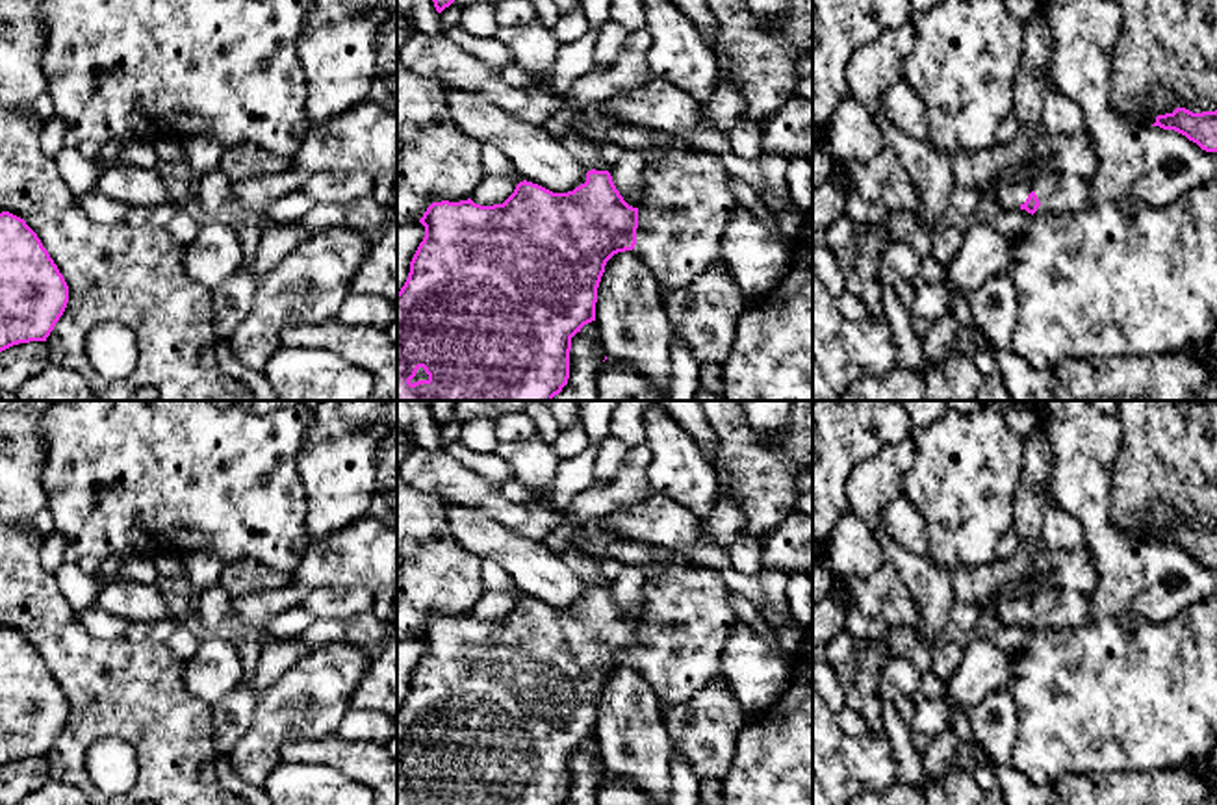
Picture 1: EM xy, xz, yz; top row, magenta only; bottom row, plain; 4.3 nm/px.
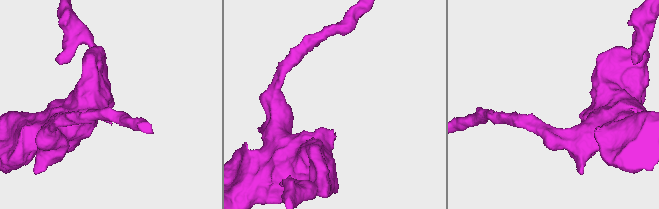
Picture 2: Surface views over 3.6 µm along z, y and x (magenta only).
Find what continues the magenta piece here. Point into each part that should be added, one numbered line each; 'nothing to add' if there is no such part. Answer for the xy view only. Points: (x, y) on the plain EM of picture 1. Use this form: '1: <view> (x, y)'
nothing to add

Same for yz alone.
1: yz (1056, 607)

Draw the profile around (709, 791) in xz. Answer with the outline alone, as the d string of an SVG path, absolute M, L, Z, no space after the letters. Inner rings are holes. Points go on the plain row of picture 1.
M701 781L699 783L699 803L722 805L722 781Z

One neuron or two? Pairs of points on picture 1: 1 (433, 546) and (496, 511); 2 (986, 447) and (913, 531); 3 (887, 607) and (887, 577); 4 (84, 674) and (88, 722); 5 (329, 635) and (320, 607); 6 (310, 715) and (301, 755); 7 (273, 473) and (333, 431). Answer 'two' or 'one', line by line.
1: two
2: two
3: one
4: one
5: two
6: two
7: two

